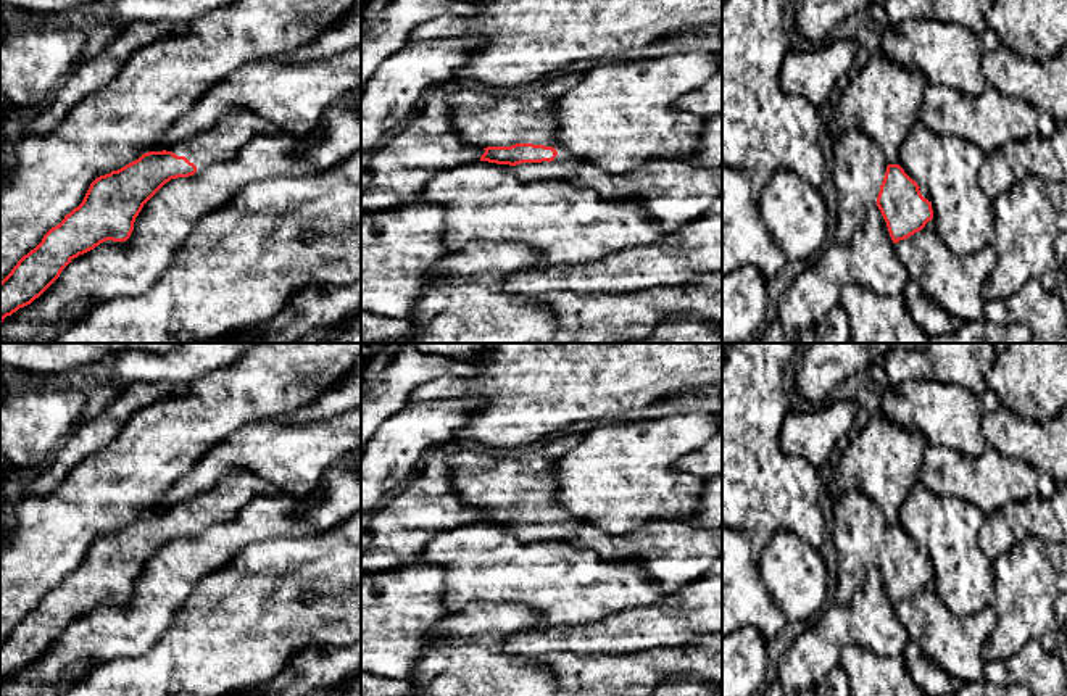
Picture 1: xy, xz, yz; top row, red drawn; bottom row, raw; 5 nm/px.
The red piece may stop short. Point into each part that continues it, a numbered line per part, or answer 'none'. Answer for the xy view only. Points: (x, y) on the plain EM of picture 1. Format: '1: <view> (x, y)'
1: xy (231, 493)

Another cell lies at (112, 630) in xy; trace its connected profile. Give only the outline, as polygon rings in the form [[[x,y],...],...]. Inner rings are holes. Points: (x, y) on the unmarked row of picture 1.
[[[358,451],[335,461],[322,475],[319,499],[287,495],[258,496],[232,520],[216,522],[193,536],[166,543],[142,569],[126,603],[106,601],[79,615],[60,638],[31,665],[6,677],[0,696],[60,696],[76,678],[116,657],[135,657],[150,651],[168,632],[185,606],[195,585],[206,575],[227,567],[250,543],[279,536],[309,536],[329,532],[361,511],[361,470],[355,466]]]

